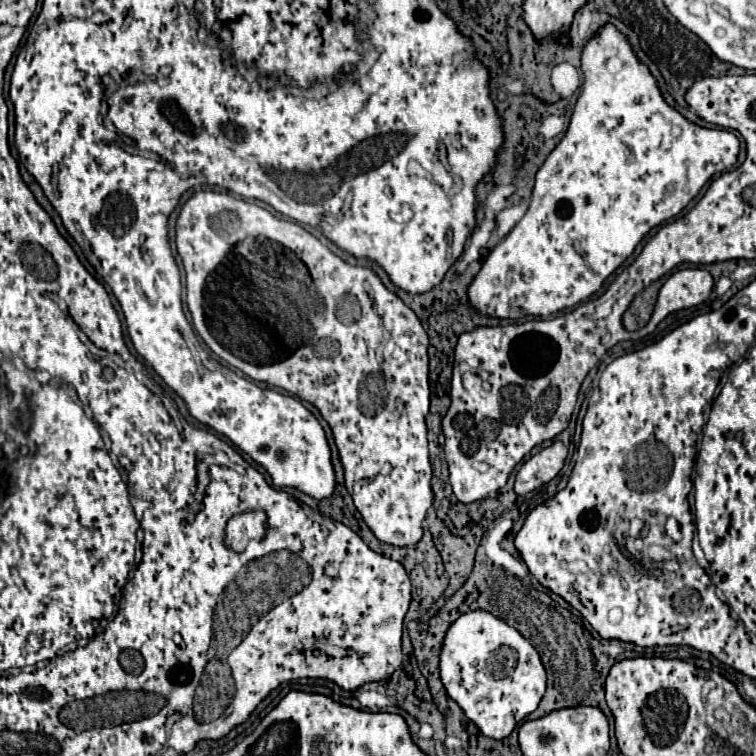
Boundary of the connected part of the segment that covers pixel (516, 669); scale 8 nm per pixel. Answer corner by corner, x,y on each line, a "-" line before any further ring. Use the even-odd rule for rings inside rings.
480,609
450,625
440,653
440,677
466,717
492,739
508,737
538,707
546,689
546,671
536,649
514,627

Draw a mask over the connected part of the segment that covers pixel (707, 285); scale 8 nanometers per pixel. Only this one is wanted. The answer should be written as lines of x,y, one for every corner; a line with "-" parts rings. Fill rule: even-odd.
698,267
678,269
662,285
658,293
658,303
654,307
648,325
656,327
668,313
704,303
712,293
712,287
714,287
714,279
706,269
698,269

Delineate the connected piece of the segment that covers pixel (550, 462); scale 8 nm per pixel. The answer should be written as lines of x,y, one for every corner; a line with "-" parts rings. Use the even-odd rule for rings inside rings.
554,441
550,447
530,457
516,473
514,491
518,495
526,495
538,489
540,485
548,483
550,479
554,479
564,467
566,455
568,455
568,449
562,445
562,441

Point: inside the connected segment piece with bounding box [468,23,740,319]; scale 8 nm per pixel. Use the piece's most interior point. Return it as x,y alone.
628,162

